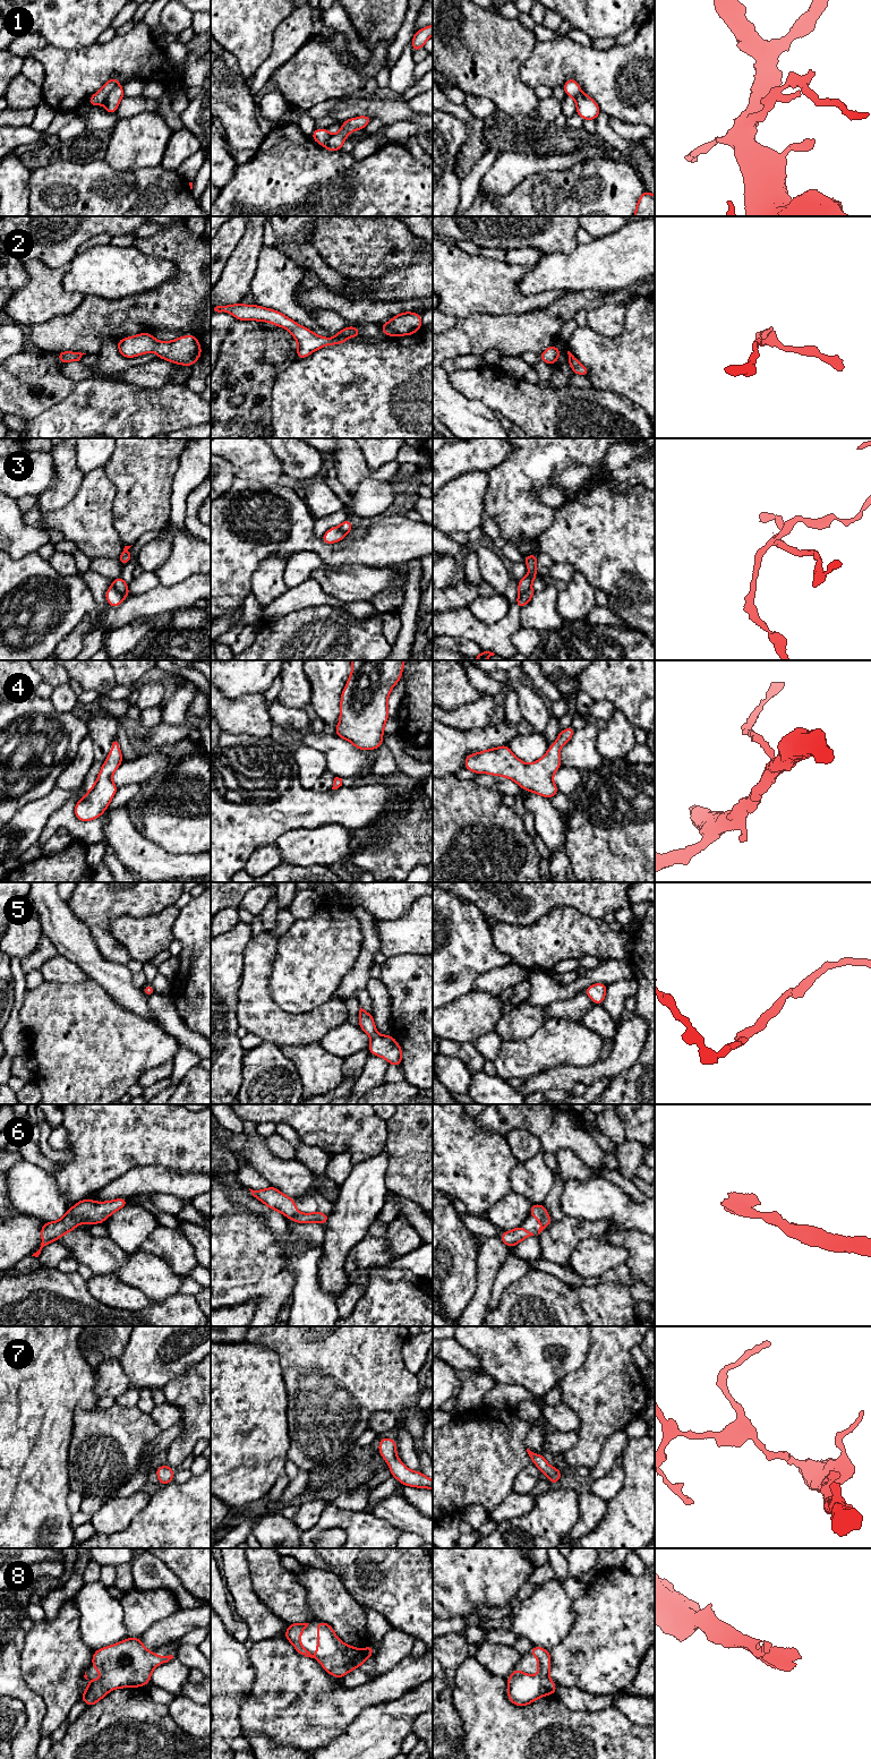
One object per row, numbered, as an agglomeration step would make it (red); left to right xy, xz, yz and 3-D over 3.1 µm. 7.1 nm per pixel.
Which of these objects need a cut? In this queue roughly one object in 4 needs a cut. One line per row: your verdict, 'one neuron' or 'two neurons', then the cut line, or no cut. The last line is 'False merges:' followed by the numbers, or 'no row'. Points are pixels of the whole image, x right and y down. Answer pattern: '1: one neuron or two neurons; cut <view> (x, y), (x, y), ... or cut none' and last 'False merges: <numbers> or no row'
1: two neurons; cut xy (118, 85), (103, 101)
2: one neuron; cut none
3: two neurons; cut yz (530, 588), (518, 599)
4: one neuron; cut none
5: one neuron; cut none
6: one neuron; cut none
7: one neuron; cut none
8: one neuron; cut none
False merges: 1, 3

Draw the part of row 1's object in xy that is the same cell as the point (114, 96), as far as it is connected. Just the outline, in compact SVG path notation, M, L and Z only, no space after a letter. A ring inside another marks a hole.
M122 85L116 86L104 100L104 103L105 103L104 112L109 114L116 113L116 111L118 110L118 105L123 96L125 96L123 86Z

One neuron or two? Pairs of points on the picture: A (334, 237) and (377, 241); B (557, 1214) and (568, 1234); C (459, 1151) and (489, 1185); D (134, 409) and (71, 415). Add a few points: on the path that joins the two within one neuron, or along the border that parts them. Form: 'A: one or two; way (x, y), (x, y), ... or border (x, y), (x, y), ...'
A: one; way (344, 237), (357, 237), (363, 241), (367, 241)
B: two; border (565, 1215), (553, 1221)
C: one; way (463, 1159), (481, 1177)
D: one; way (118, 409), (91, 409), (87, 411)

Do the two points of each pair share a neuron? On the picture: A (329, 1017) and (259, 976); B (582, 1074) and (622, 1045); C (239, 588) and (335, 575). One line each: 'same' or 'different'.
A: same
B: same
C: different

